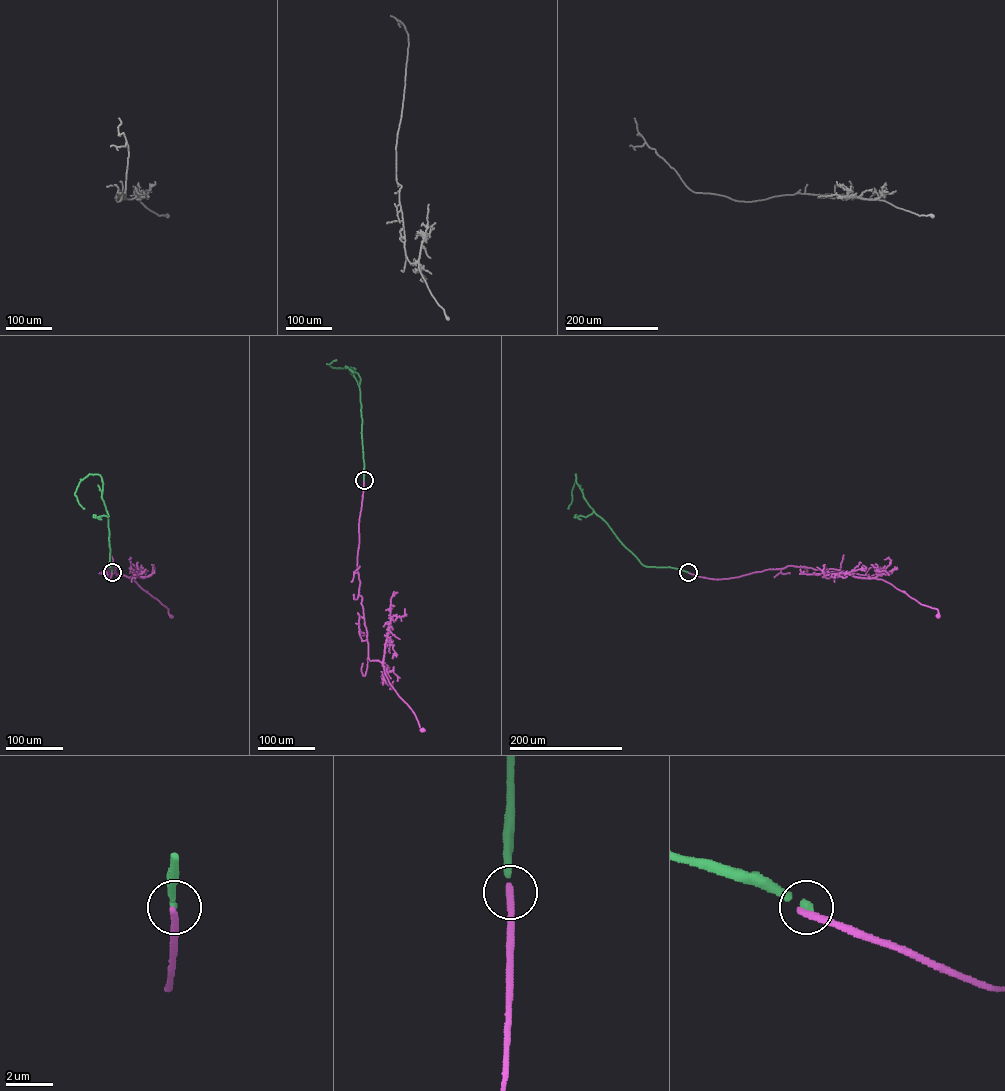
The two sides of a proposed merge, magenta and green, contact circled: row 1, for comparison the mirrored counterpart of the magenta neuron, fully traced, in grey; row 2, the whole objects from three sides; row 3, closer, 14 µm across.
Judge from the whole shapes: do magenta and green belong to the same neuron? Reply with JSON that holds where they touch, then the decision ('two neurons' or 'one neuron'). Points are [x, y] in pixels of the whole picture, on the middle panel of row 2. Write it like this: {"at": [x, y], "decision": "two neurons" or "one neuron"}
{"at": [364, 480], "decision": "two neurons"}

